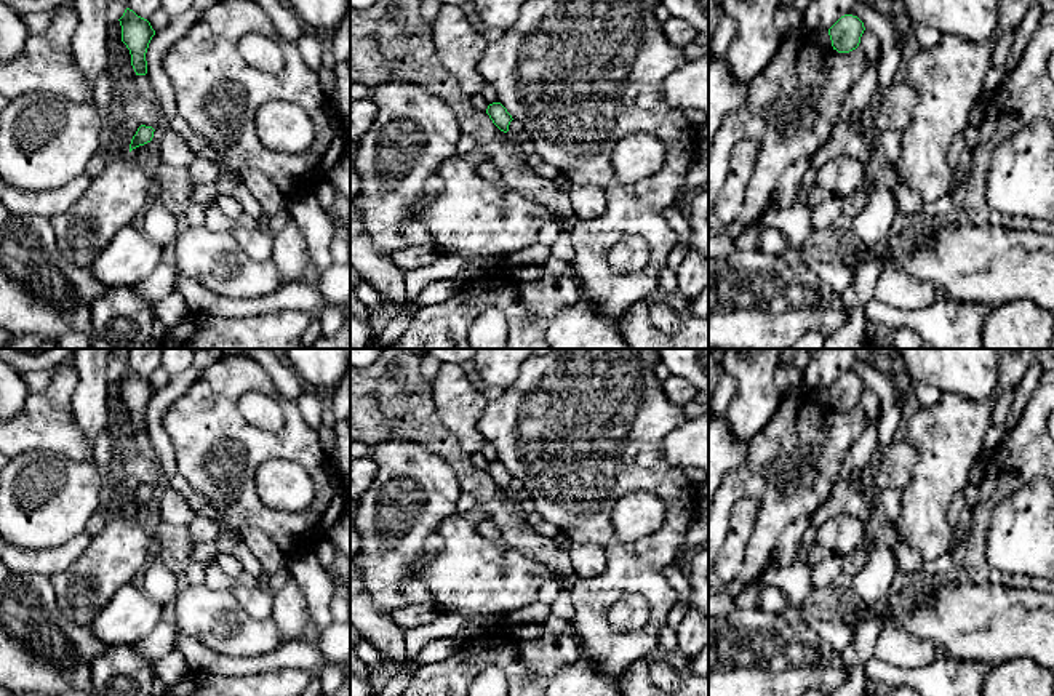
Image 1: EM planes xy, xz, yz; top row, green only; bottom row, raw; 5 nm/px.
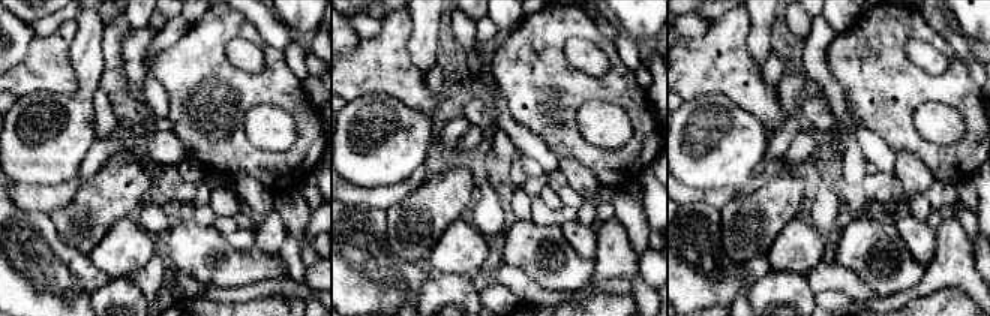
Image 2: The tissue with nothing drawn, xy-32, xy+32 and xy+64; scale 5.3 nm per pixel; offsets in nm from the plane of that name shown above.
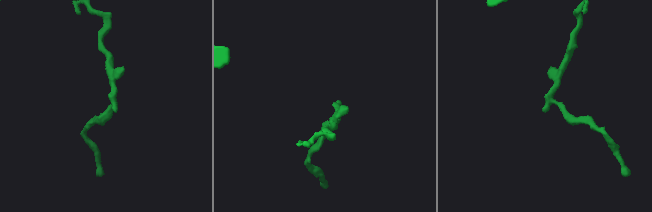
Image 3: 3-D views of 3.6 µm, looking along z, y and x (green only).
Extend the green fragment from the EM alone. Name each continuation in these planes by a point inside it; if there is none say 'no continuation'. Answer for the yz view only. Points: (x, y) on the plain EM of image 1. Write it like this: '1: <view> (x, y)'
no continuation

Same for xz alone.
no continuation

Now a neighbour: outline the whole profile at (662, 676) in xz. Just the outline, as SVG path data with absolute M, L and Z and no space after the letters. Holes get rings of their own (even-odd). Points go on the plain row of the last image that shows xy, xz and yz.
M653 664L651 680L656 686L662 690L675 690L680 683L680 675L669 664Z

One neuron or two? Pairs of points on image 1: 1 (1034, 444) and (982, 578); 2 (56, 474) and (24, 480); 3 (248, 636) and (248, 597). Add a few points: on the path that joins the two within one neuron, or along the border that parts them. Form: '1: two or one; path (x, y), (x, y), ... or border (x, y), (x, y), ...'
1: one; path (1019, 479), (1011, 480), (984, 509), (978, 543)
2: one; path (48, 480), (32, 480)
3: two; border (229, 589), (237, 604), (253, 618), (271, 618)

